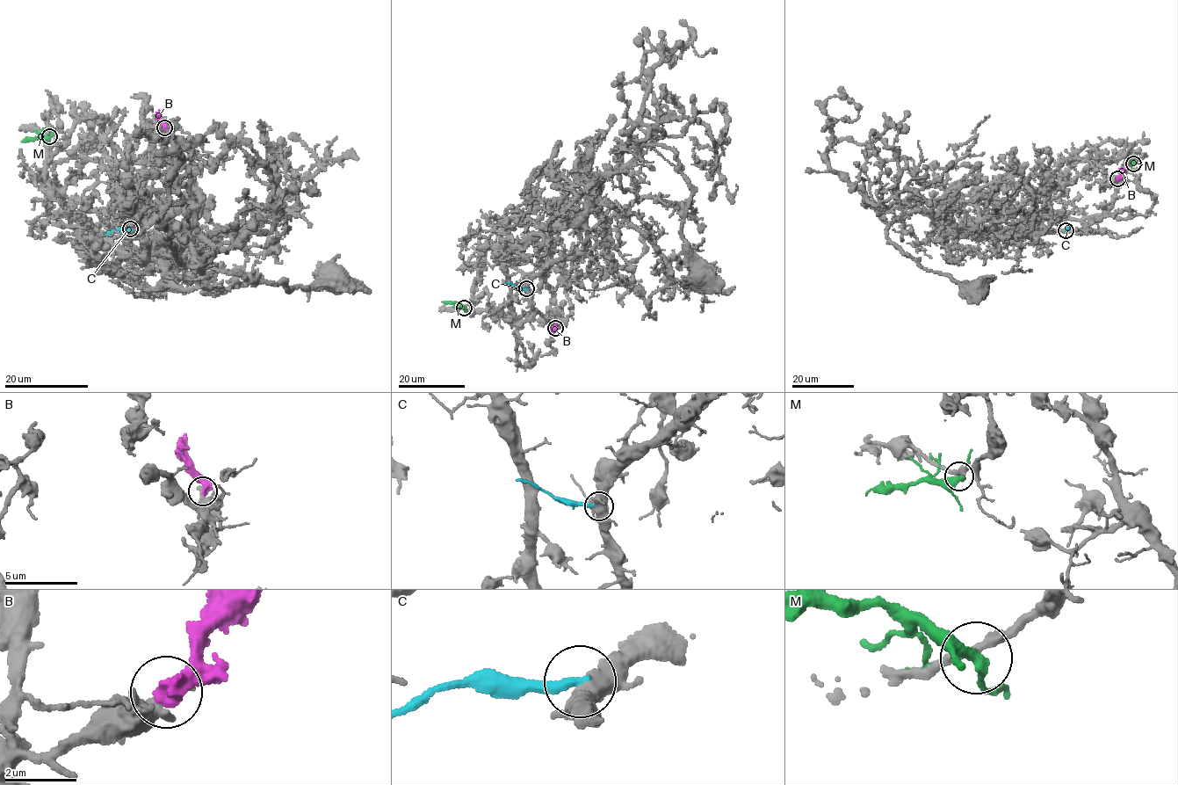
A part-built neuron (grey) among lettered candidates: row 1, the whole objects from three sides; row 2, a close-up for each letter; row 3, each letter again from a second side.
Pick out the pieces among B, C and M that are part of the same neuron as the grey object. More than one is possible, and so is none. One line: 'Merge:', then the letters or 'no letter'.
Merge: no letter

